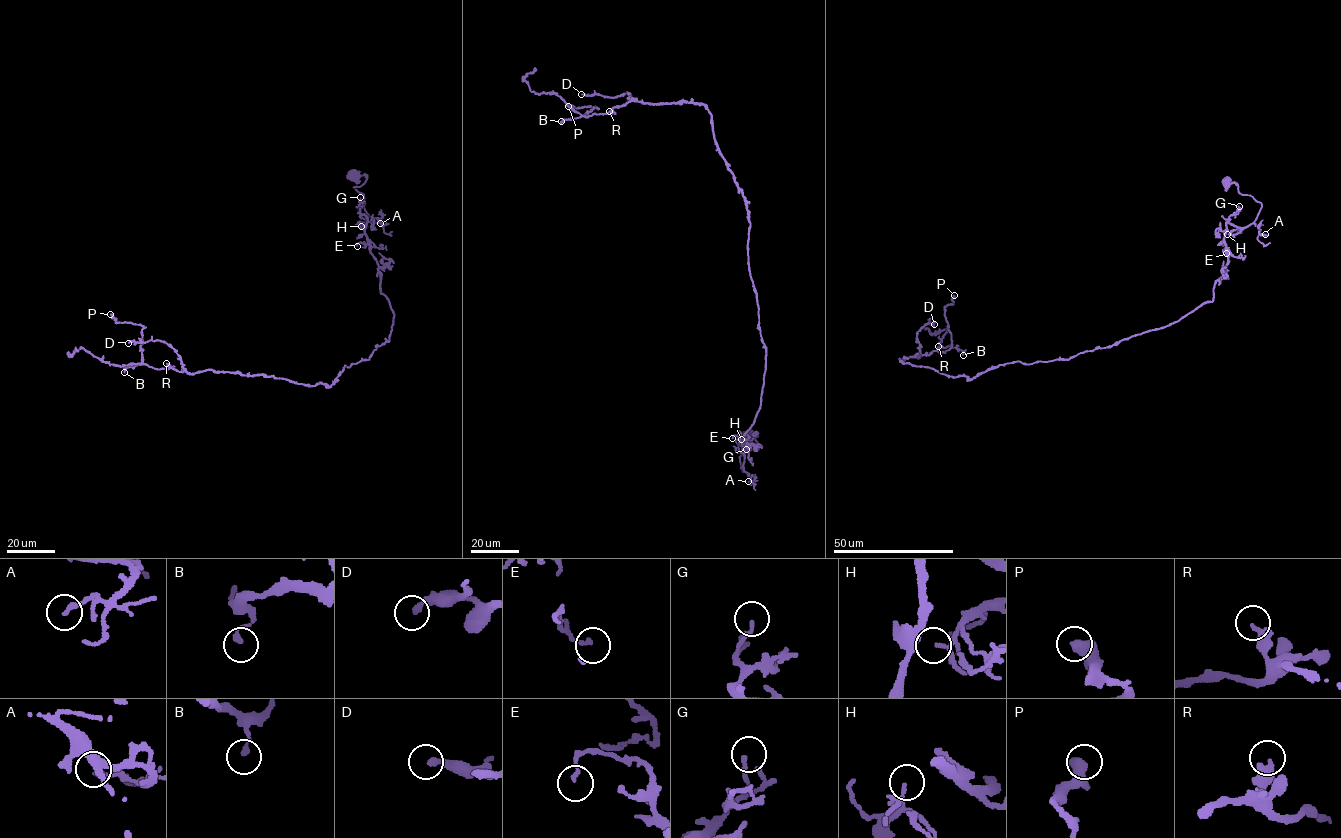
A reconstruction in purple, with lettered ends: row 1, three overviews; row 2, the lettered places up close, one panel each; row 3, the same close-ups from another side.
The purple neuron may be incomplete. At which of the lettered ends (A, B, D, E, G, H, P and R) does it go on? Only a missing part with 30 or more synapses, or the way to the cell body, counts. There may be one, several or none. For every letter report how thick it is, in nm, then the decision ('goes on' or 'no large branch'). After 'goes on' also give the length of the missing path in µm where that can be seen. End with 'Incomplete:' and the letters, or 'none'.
A: 180 nm thick; no large branch
B: 200 nm thick; no large branch
D: 280 nm thick; no large branch
E: 140 nm thick; no large branch
G: 150 nm thick; no large branch
H: 110 nm thick; no large branch
P: 550 nm thick; no large branch
R: 380 nm thick; no large branch
Incomplete: none

